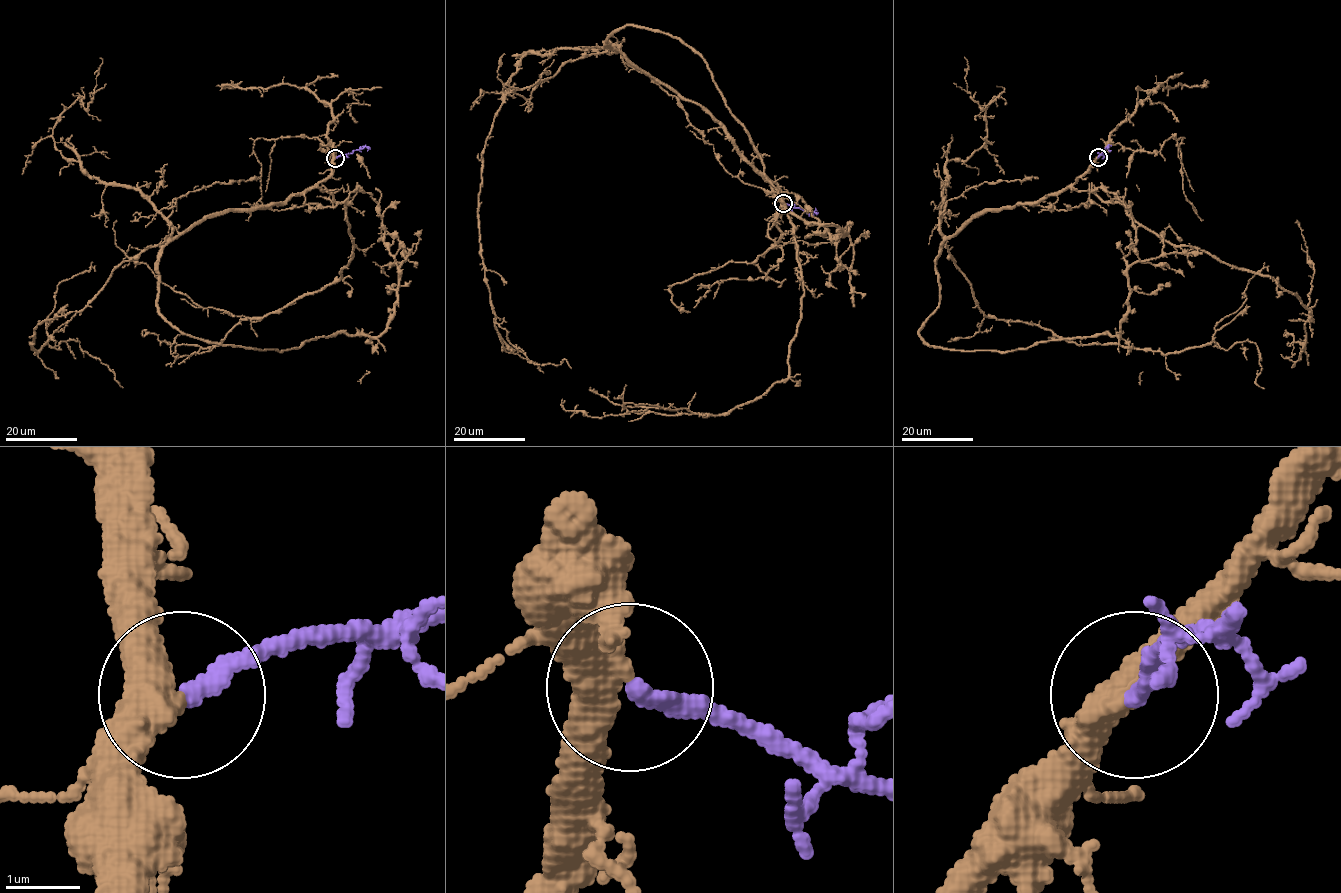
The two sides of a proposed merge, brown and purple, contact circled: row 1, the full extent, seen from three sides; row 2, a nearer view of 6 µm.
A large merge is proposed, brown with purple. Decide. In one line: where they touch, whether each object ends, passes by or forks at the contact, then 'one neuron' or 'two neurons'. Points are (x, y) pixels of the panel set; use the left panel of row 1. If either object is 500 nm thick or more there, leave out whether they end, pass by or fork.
place (335, 158); brown passes by; purple ends; one neuron

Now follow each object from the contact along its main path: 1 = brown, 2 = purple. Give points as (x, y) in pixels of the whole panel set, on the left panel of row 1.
1: (335, 158), (287, 202), (172, 239), (157, 310), (258, 350), (378, 336), (398, 266), (369, 193), (242, 204)
2: (335, 158), (365, 146), (367, 151)

